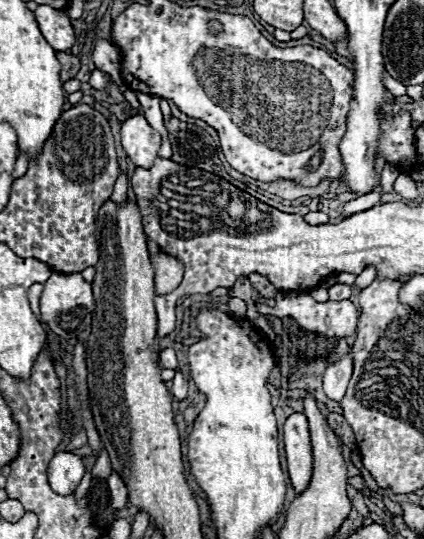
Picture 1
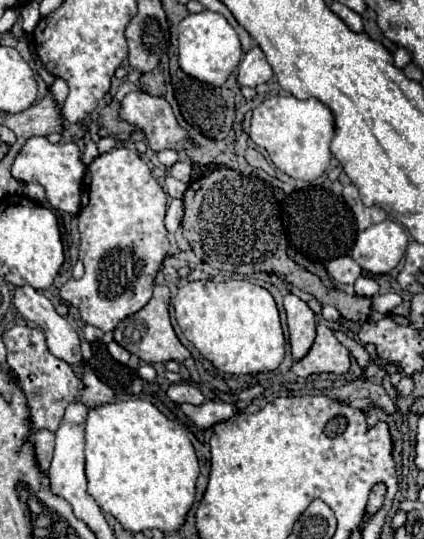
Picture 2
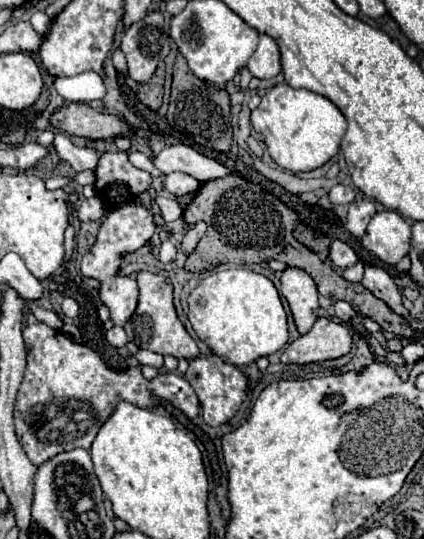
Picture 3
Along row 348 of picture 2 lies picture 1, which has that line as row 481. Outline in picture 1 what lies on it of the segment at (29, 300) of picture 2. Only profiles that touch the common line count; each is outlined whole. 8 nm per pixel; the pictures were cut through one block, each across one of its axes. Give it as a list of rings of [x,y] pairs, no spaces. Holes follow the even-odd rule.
[[[56,452],[56,456],[48,466],[48,482],[60,494],[74,492],[82,476],[84,476],[84,462],[80,456],[72,452]]]

